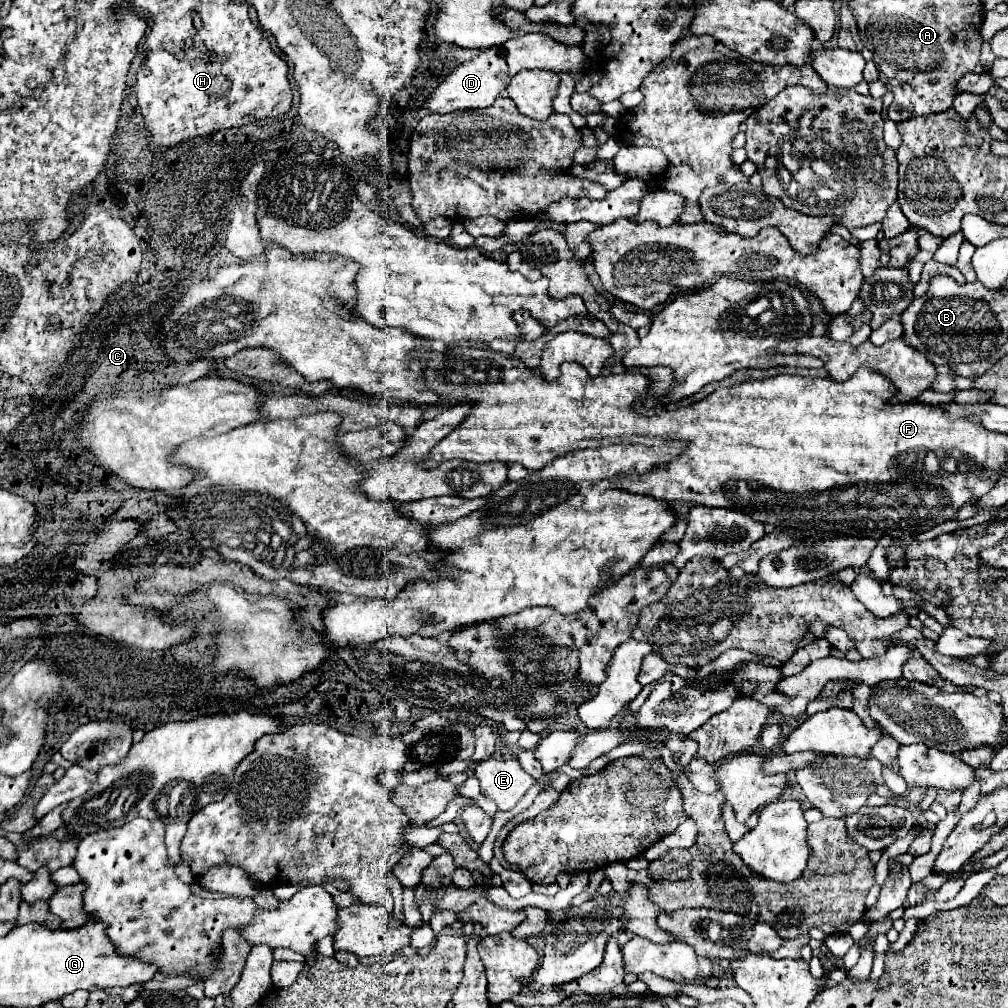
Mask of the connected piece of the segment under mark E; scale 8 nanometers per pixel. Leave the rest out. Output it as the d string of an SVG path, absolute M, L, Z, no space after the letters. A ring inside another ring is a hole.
M513 754L475 762L473 776L481 782L481 794L491 798L497 810L511 810L533 784L533 778L519 766Z

